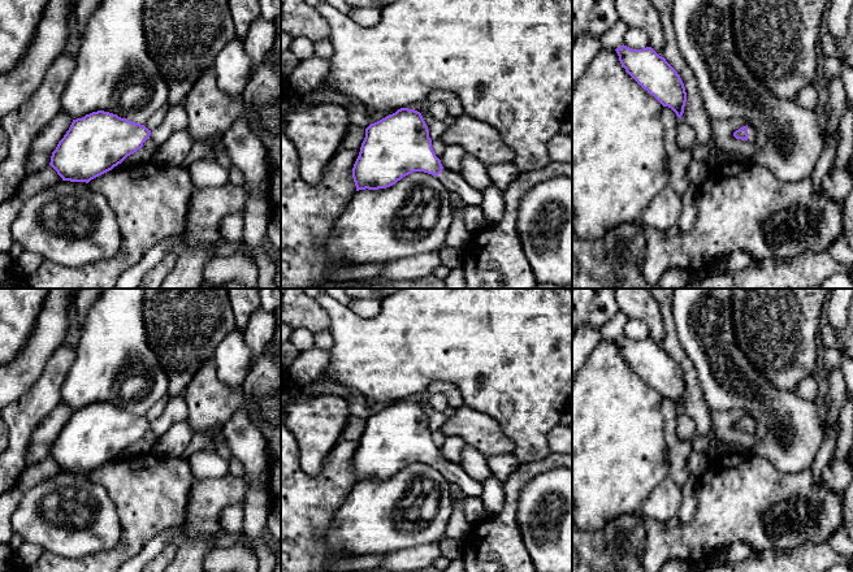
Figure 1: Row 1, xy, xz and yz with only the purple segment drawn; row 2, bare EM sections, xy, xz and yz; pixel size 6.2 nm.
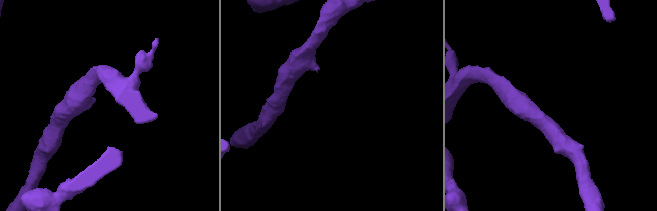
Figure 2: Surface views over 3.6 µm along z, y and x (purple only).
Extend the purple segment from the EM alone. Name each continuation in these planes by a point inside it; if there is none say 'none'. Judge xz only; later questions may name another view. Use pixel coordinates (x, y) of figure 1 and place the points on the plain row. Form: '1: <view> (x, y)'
1: xz (454, 473)

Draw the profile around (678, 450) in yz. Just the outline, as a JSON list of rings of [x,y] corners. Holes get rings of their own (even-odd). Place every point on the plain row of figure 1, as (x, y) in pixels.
[[[663,398],[662,411],[664,416],[664,434],[668,456],[668,477],[683,486],[690,477],[689,455],[693,451],[692,439],[680,439],[677,436],[679,408],[668,399]]]

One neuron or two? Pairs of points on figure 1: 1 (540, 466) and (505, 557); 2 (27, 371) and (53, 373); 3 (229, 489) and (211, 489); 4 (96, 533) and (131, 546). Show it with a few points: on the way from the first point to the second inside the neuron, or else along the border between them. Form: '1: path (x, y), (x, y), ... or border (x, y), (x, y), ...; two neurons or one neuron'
1: path (516, 484), (511, 489), (505, 533); one neuron
2: border (59, 347), (47, 359), (40, 376), (21, 395); two neurons
3: path (225, 489), (215, 489); one neuron
4: border (117, 512), (122, 544), (92, 554); two neurons

